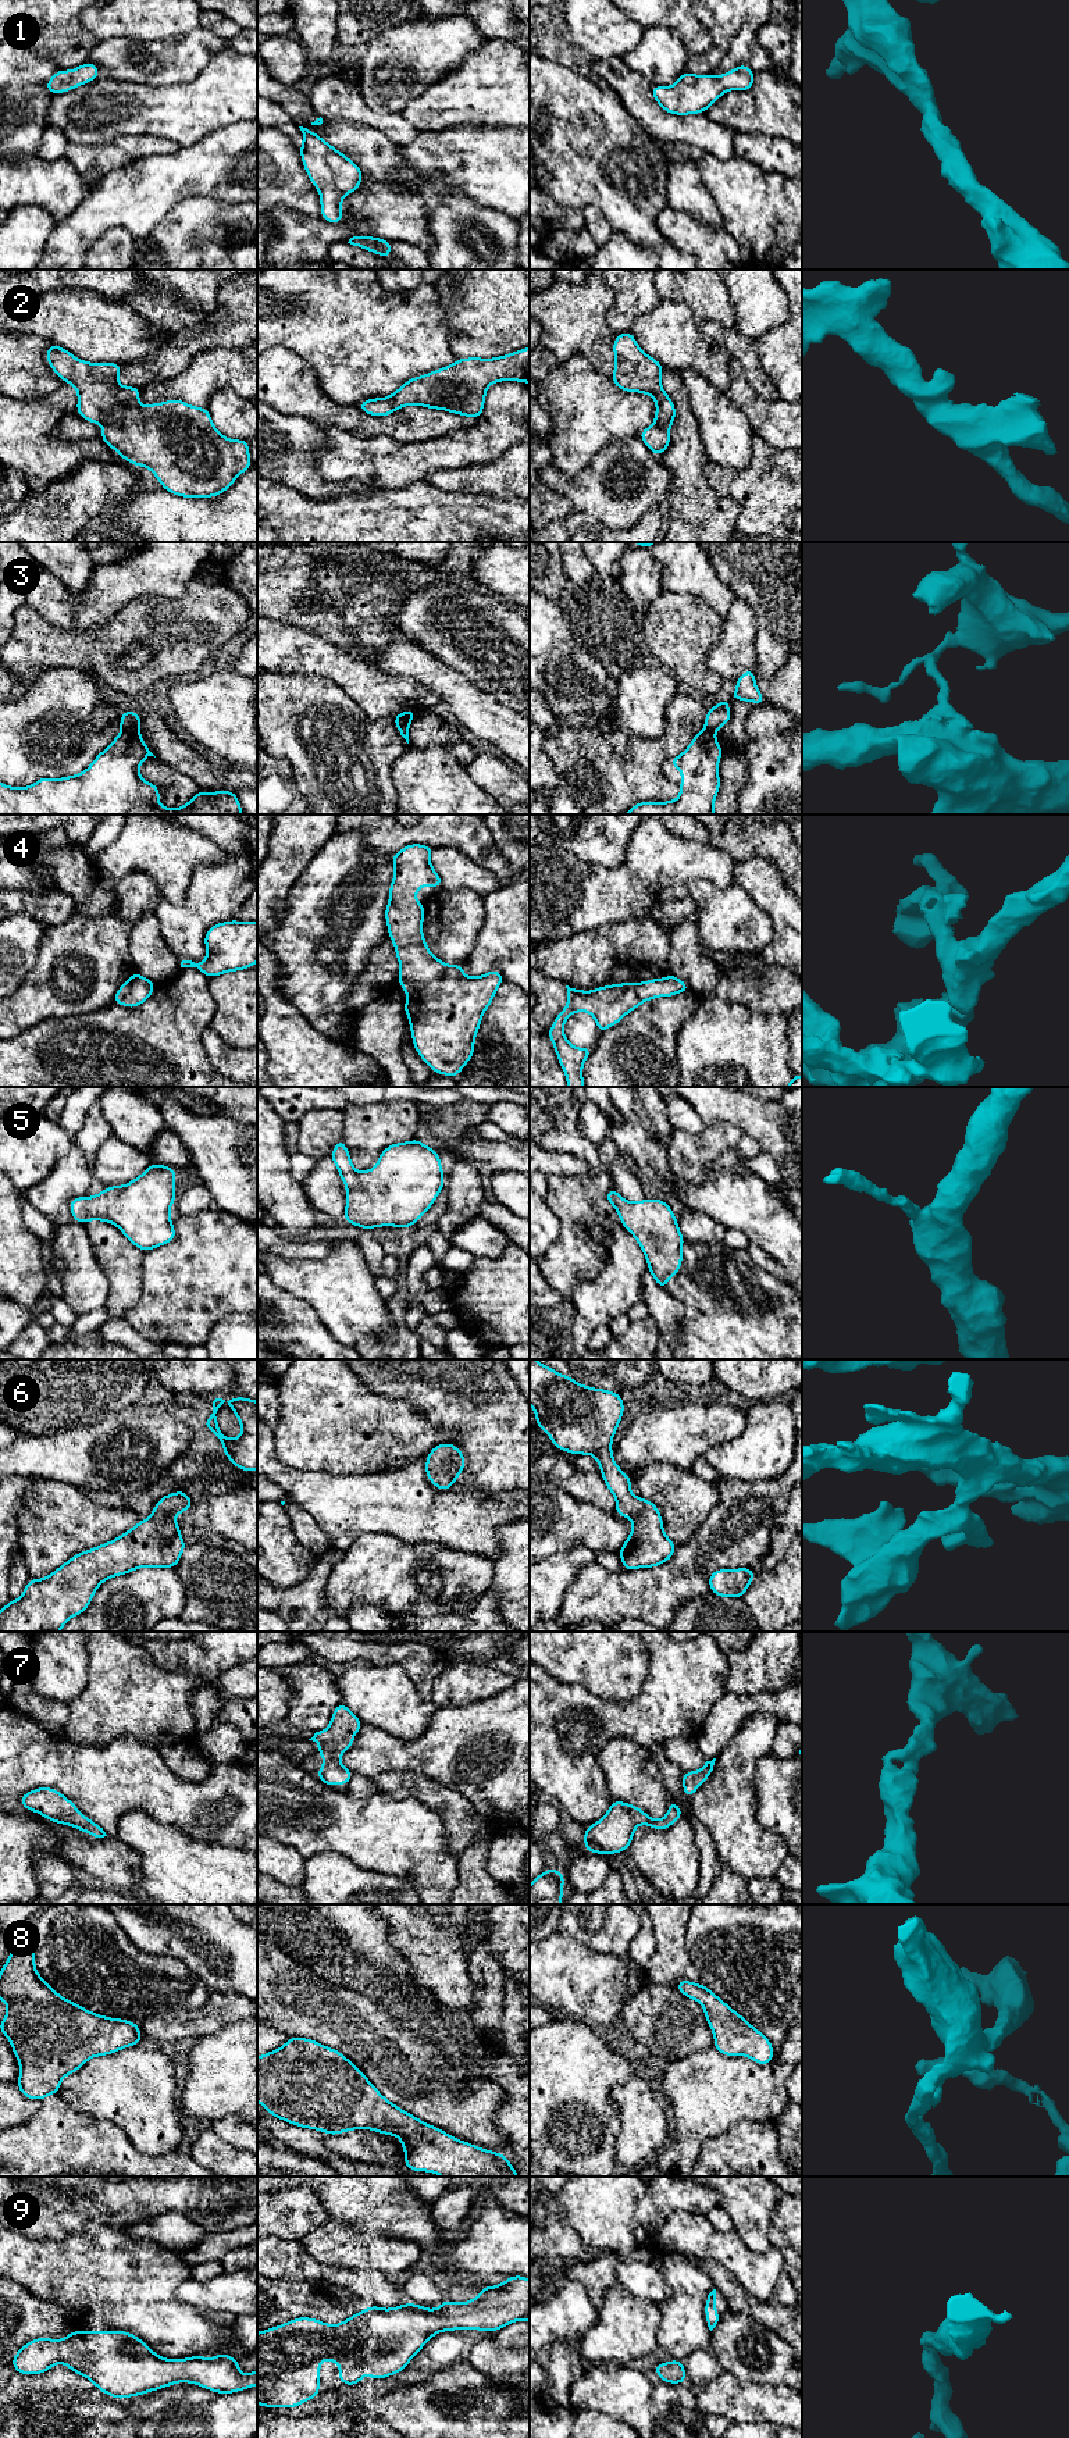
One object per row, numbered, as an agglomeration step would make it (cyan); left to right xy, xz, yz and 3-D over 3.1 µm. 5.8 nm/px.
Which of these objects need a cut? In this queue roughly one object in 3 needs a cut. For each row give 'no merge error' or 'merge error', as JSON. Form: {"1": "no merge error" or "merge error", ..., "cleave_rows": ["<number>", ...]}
{"1": "no merge error", "2": "no merge error", "3": "merge error", "4": "no merge error", "5": "no merge error", "6": "no merge error", "7": "no merge error", "8": "no merge error", "9": "no merge error", "cleave_rows": ["3"]}

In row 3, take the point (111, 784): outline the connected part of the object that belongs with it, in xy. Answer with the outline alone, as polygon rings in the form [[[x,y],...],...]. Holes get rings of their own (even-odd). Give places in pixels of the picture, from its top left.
[[[121,730],[81,774],[63,778],[42,777],[22,788],[0,783],[0,815],[243,815],[236,792],[225,790],[207,794],[200,788],[178,809],[158,805],[160,787],[147,783],[139,774],[140,763],[149,756],[154,755],[139,731]]]

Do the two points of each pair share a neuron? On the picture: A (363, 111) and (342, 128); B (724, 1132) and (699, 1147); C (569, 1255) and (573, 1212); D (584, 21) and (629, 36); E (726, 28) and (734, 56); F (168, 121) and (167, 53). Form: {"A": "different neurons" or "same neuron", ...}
{"A": "different neurons", "B": "same neuron", "C": "same neuron", "D": "same neuron", "E": "different neurons", "F": "different neurons"}

